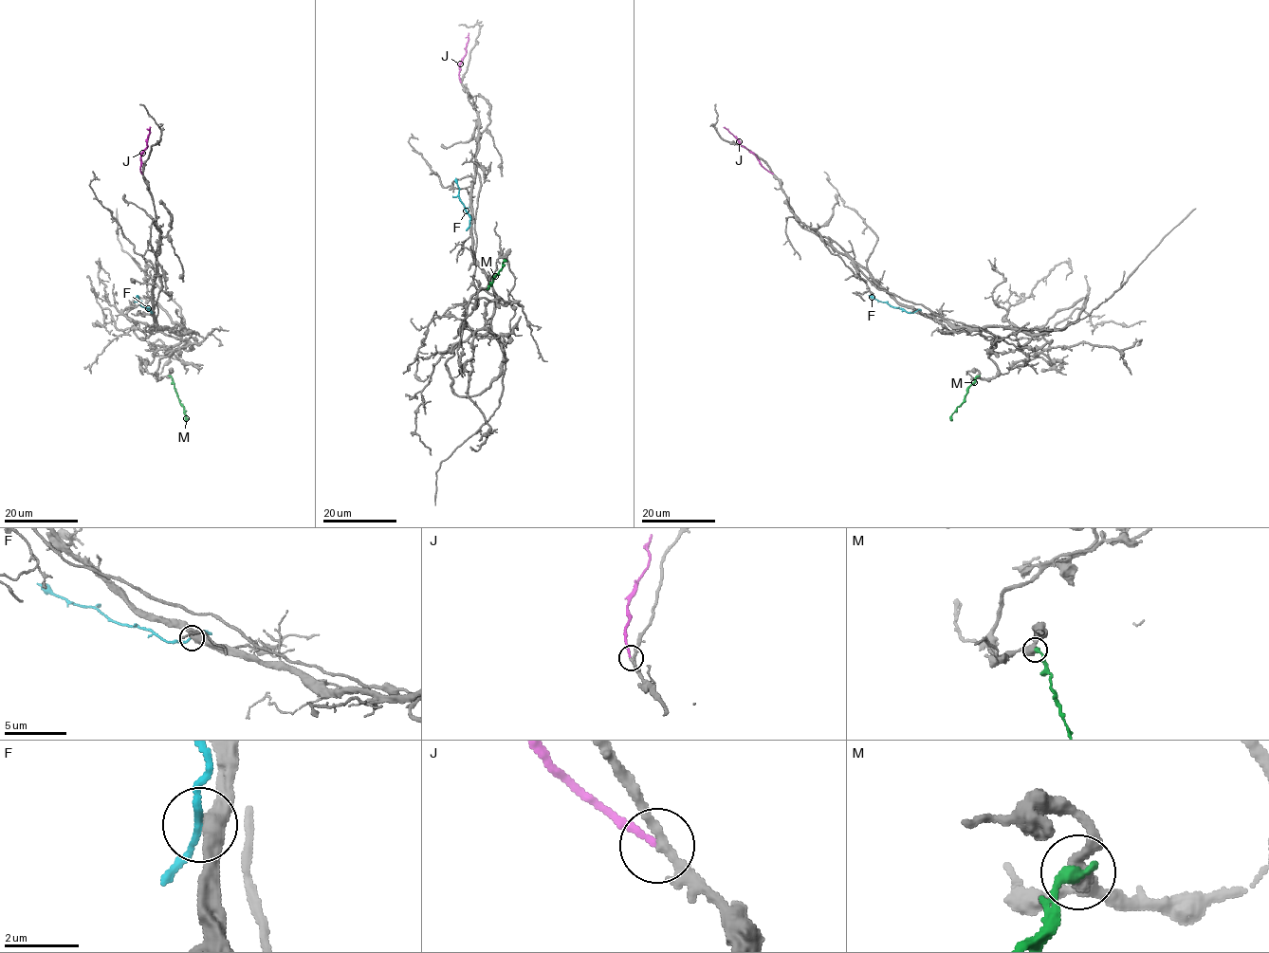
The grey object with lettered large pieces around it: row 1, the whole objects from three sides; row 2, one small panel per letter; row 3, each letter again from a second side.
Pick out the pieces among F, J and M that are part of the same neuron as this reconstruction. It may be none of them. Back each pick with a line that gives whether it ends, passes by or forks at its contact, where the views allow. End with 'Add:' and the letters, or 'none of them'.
J: it ends there
Add: J

